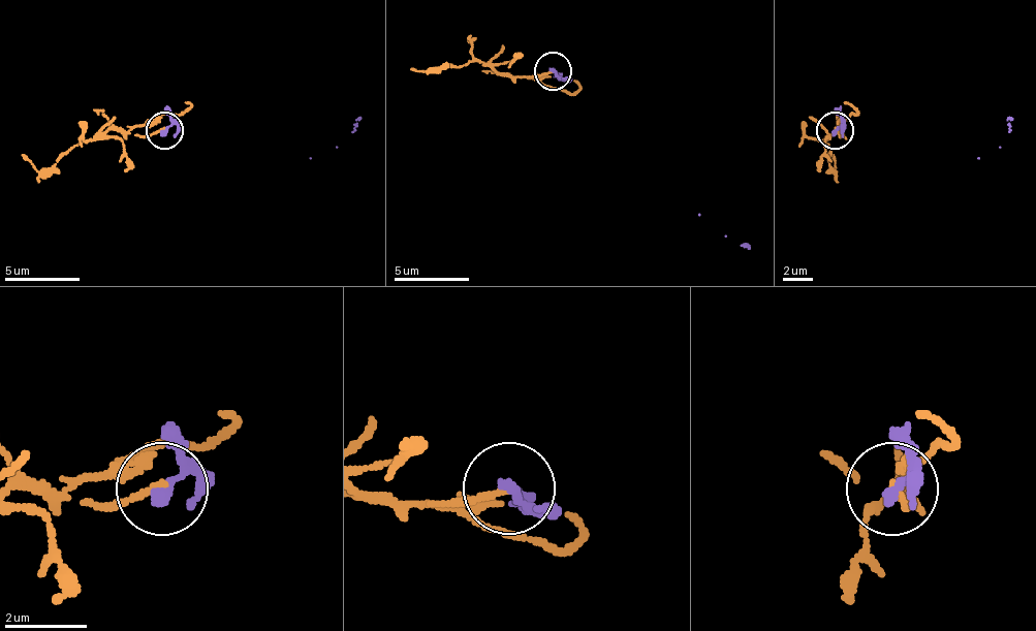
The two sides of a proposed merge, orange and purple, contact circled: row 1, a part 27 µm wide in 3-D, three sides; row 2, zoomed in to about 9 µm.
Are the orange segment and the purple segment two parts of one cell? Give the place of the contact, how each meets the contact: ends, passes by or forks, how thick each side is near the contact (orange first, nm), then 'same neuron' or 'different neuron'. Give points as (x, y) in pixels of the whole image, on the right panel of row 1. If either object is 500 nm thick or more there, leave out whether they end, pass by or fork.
place (835, 130); orange ends; purple passes by; calibres 160 and 190 nm; different neuron

